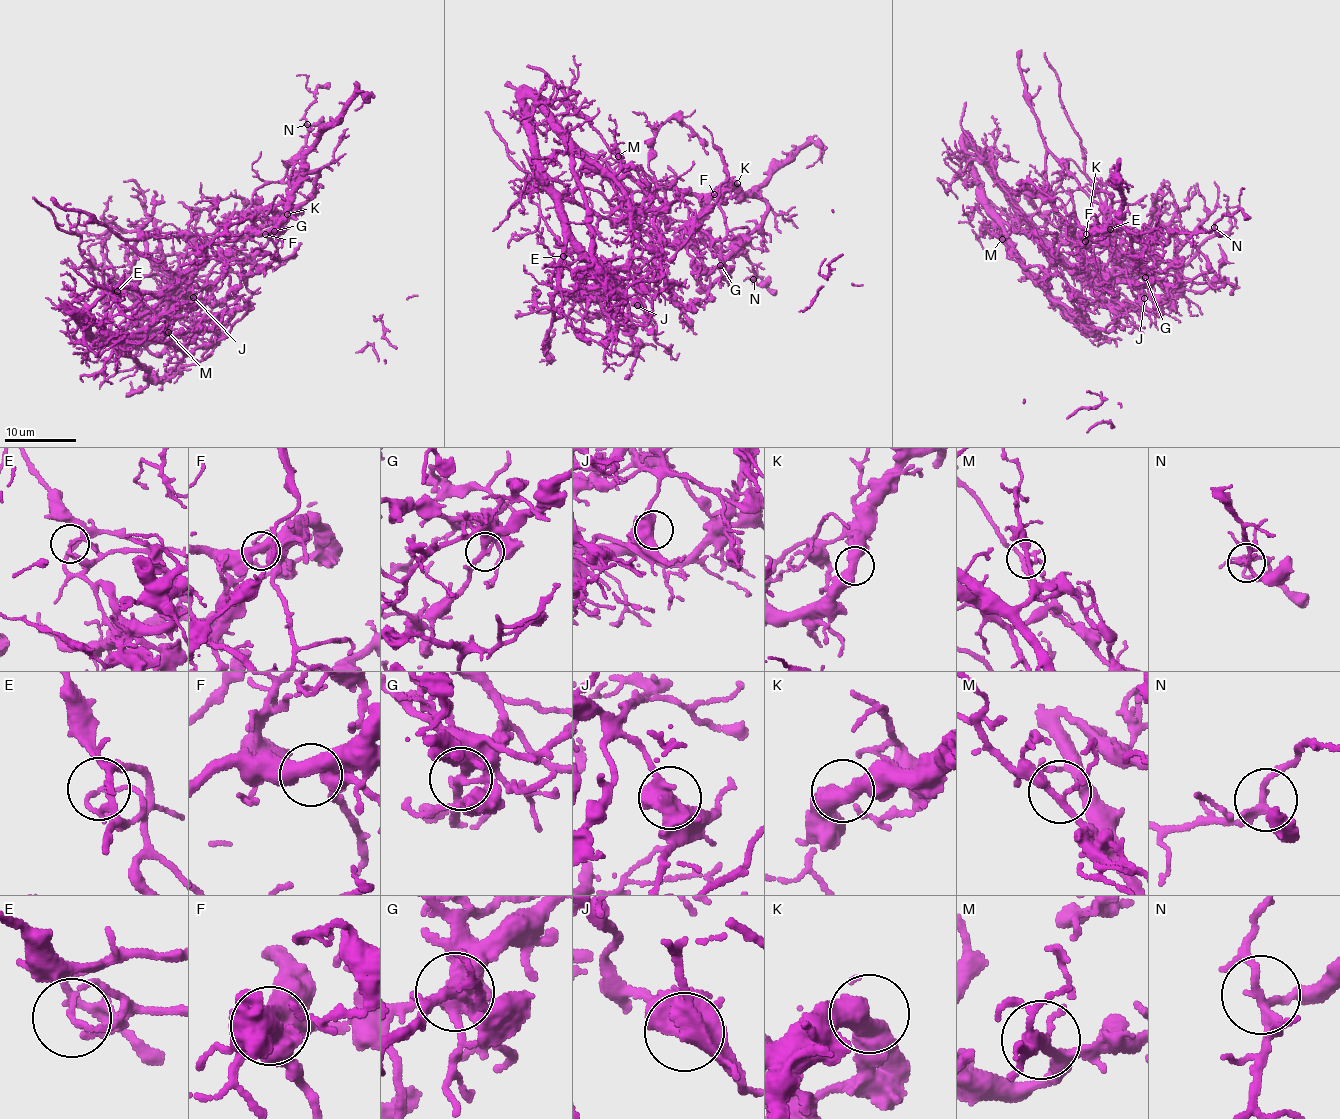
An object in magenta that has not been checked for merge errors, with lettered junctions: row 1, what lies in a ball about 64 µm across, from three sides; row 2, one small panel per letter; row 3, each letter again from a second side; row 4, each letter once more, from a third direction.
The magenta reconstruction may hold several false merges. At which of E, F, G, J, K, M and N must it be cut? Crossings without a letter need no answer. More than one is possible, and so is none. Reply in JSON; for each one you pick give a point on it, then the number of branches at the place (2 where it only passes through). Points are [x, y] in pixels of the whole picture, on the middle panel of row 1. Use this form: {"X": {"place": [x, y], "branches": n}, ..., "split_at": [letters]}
{"E": {"place": [563, 256], "branches": 3}, "G": {"place": [720, 265], "branches": 2}, "split_at": ["E", "G"]}

